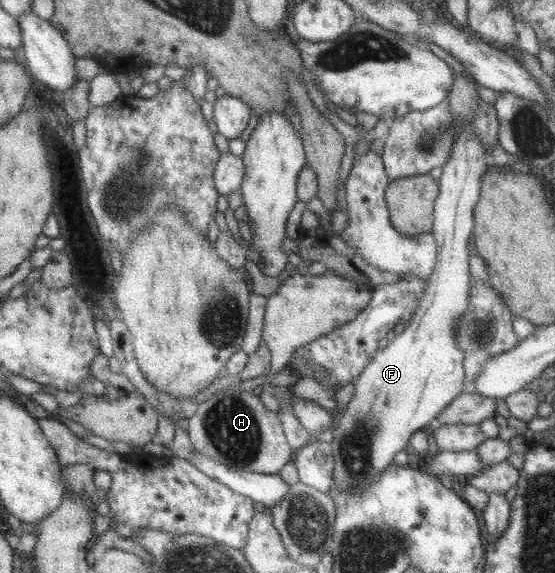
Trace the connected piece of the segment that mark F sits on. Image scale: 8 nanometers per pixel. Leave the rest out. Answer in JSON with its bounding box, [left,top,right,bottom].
[329,72,490,495]

